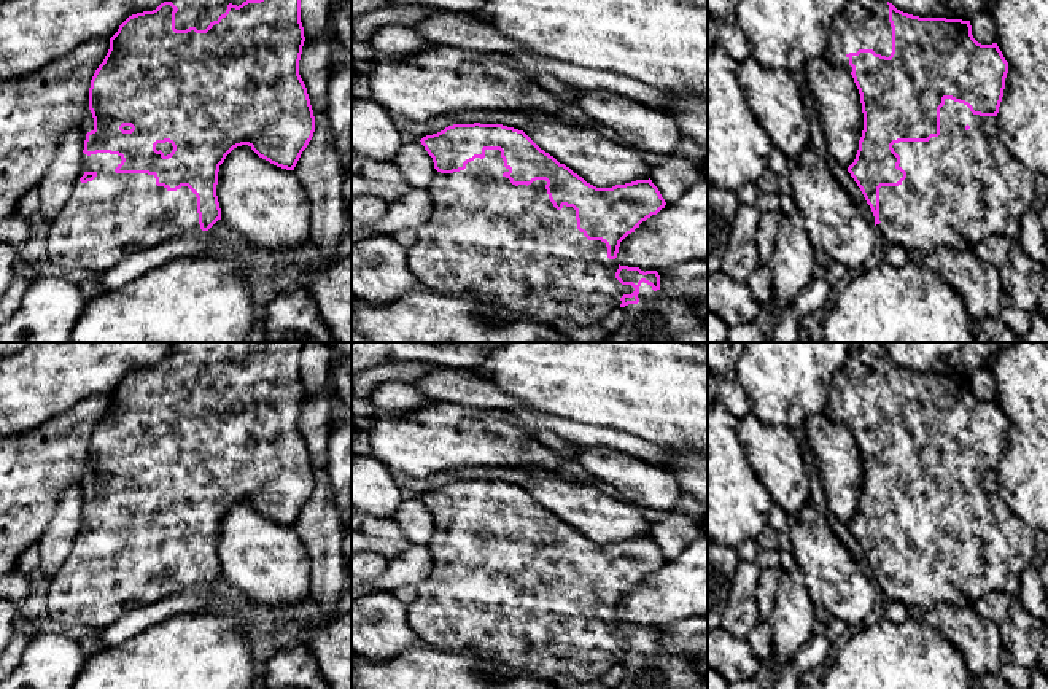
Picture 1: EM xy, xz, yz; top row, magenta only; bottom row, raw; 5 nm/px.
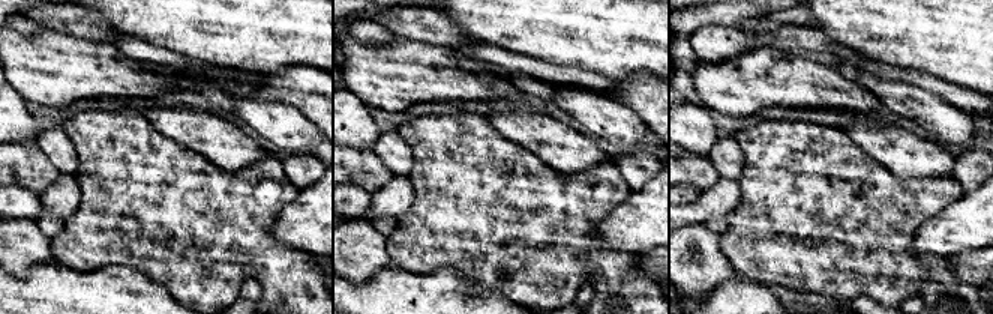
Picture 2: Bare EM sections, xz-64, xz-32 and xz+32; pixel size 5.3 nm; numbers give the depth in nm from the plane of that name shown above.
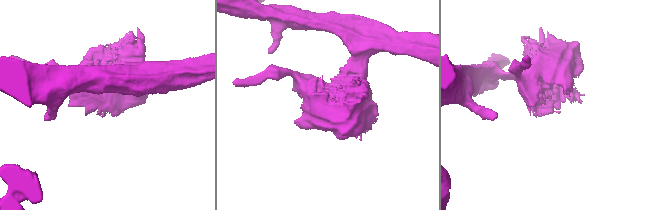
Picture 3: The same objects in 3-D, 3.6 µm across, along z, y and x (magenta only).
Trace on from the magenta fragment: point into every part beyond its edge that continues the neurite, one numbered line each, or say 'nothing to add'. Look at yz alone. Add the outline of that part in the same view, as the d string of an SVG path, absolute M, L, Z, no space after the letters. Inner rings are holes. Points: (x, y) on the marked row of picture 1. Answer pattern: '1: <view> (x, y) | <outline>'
1: yz (962, 186) | M945 99L940 108L940 135L929 142L899 142L892 145L900 156L906 178L899 186L879 188L878 234L886 245L900 245L908 253L922 251L926 256L937 248L973 251L994 234L1018 240L1023 215L1032 208L1034 172L1019 164L1000 143L997 116L973 115L964 103Z

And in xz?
1: xz (509, 245) | M485 150L485 158L475 158L464 170L453 173L434 172L428 186L433 200L431 218L415 229L417 242L407 248L407 264L420 286L445 294L472 293L495 306L523 313L542 323L563 320L574 326L600 325L615 307L620 298L631 294L631 285L615 278L619 264L607 258L607 247L601 240L588 240L577 229L576 210L563 205L557 210L549 199L545 180L531 185L512 185L503 173L499 150Z

